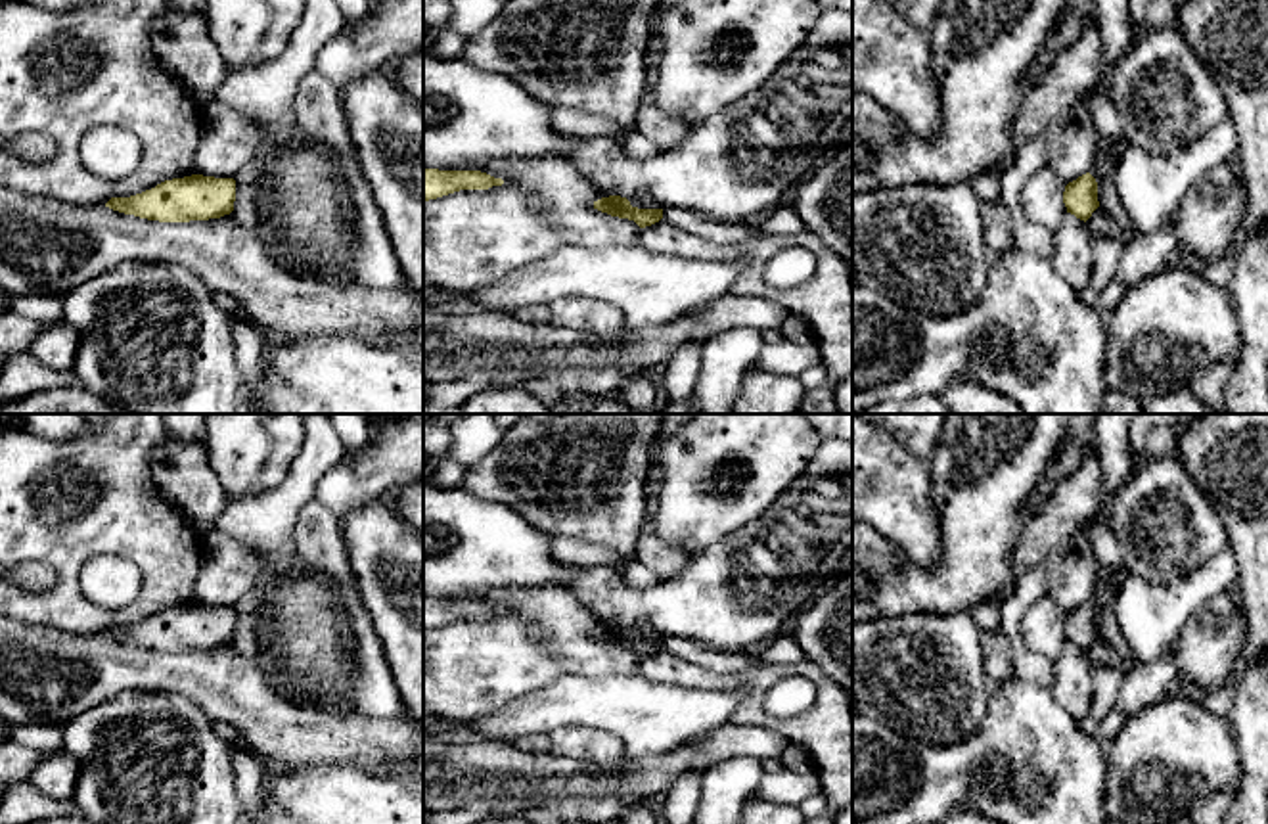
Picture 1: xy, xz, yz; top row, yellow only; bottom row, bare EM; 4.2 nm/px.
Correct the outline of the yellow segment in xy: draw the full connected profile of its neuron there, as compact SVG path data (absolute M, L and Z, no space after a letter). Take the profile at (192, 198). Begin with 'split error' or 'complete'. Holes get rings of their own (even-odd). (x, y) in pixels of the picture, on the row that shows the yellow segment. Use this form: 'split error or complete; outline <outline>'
complete; outline M192 174L157 184L130 197L111 197L105 207L159 222L220 218L234 211L236 180Z

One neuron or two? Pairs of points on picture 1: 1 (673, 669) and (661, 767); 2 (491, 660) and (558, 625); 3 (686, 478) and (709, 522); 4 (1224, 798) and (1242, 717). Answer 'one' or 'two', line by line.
1: two
2: one
3: one
4: two

